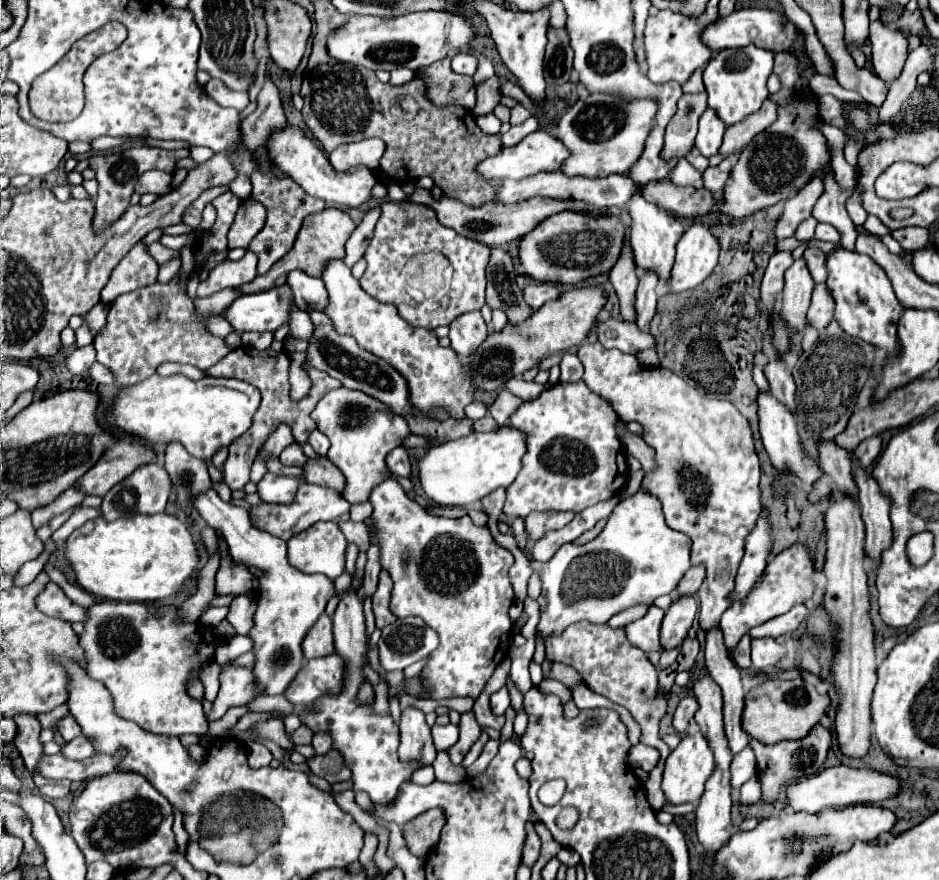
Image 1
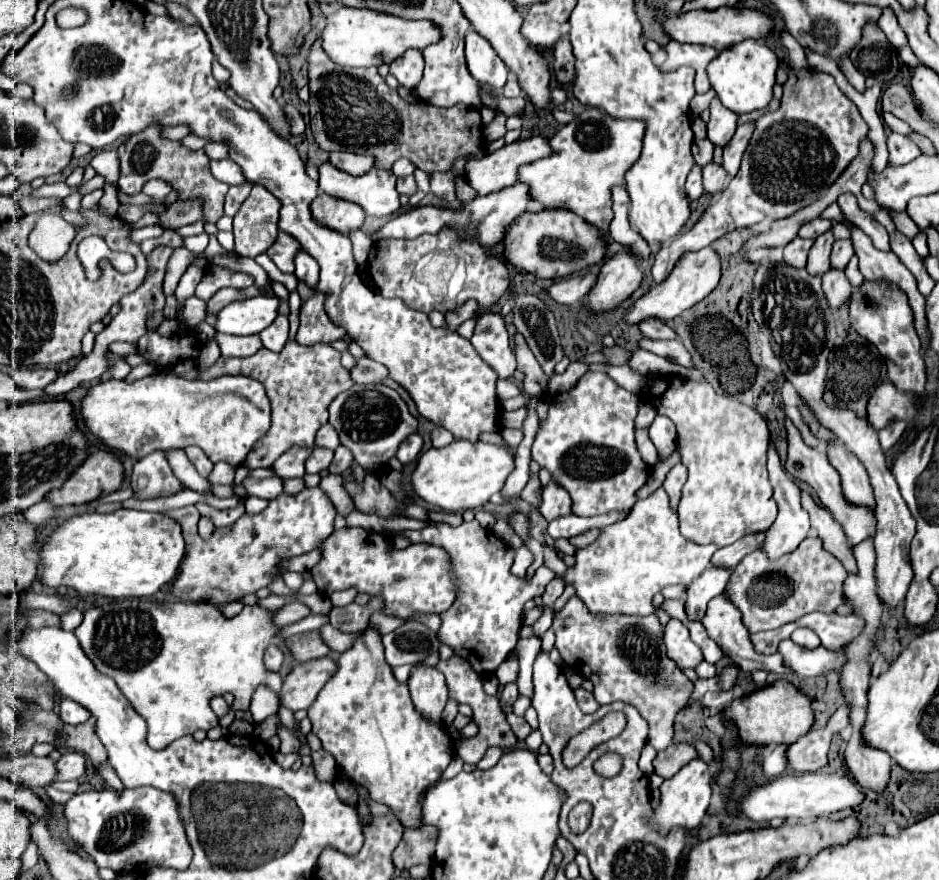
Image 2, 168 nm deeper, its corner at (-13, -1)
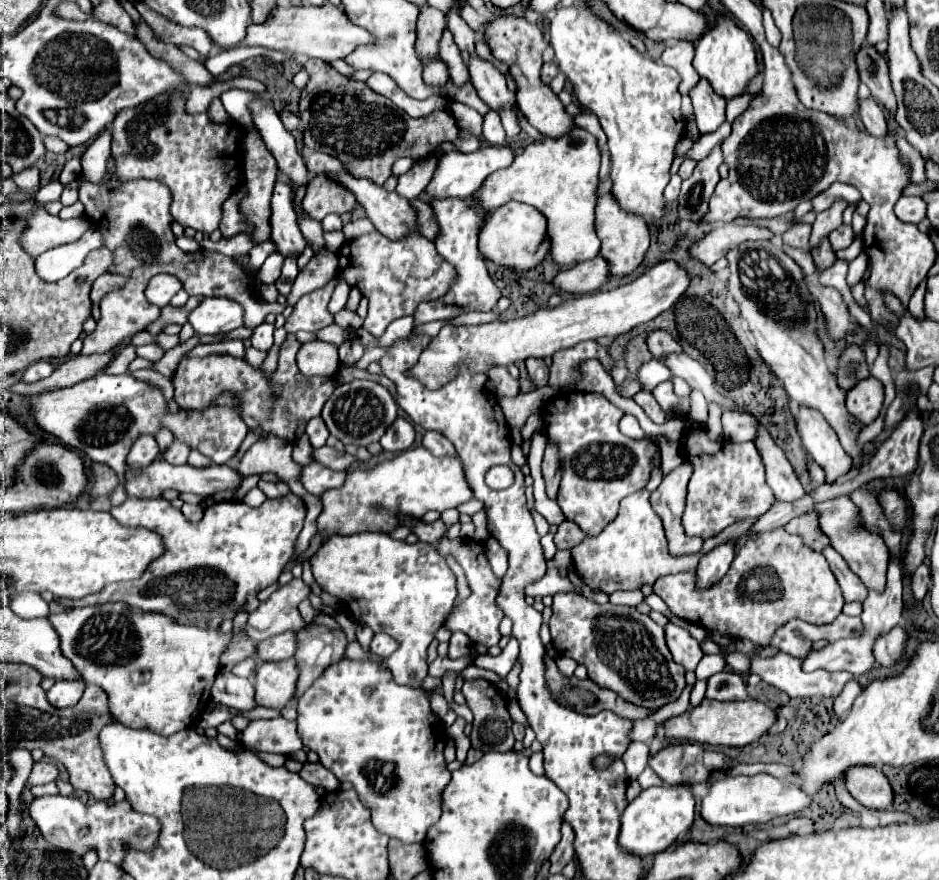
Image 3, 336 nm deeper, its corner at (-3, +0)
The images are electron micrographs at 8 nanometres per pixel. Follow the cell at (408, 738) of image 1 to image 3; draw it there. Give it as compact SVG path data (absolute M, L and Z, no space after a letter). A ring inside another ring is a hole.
M356 533L356 535L334 535L330 537L310 559L316 583L330 595L338 597L344 605L354 603L354 619L368 625L372 631L384 631L398 641L398 649L386 659L386 667L392 671L394 681L400 685L420 687L428 675L426 649L434 639L434 633L444 625L448 611L456 599L456 577L446 565L444 557L430 543L406 543L396 541L386 533Z

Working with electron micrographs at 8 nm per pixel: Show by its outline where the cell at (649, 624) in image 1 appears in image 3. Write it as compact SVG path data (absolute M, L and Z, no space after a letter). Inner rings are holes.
M672 623L666 625L666 643L676 663L680 663L686 671L694 671L700 659L704 657L704 651L700 643L682 627L676 627Z

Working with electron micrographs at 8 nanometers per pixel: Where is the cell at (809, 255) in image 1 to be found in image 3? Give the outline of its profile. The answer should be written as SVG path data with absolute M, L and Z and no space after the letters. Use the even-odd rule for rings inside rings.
M842 225L836 231L832 231L832 235L830 235L830 243L832 243L834 251L848 247L852 241L854 241L854 231L850 225Z

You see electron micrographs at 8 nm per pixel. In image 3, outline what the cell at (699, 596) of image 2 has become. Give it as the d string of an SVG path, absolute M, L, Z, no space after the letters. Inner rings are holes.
M736 541L718 545L710 553L702 555L696 569L698 583L700 583L698 587L712 587L712 583L718 583L726 575L734 555L736 555Z

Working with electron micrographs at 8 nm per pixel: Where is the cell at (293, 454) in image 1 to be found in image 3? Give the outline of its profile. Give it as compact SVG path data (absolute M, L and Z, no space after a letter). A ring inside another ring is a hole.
M328 445L316 449L314 451L314 457L316 457L318 463L322 463L322 465L334 469L334 471L346 471L352 463L358 463L358 459L354 455L348 455L346 451L344 453L338 453L332 447L328 447Z

